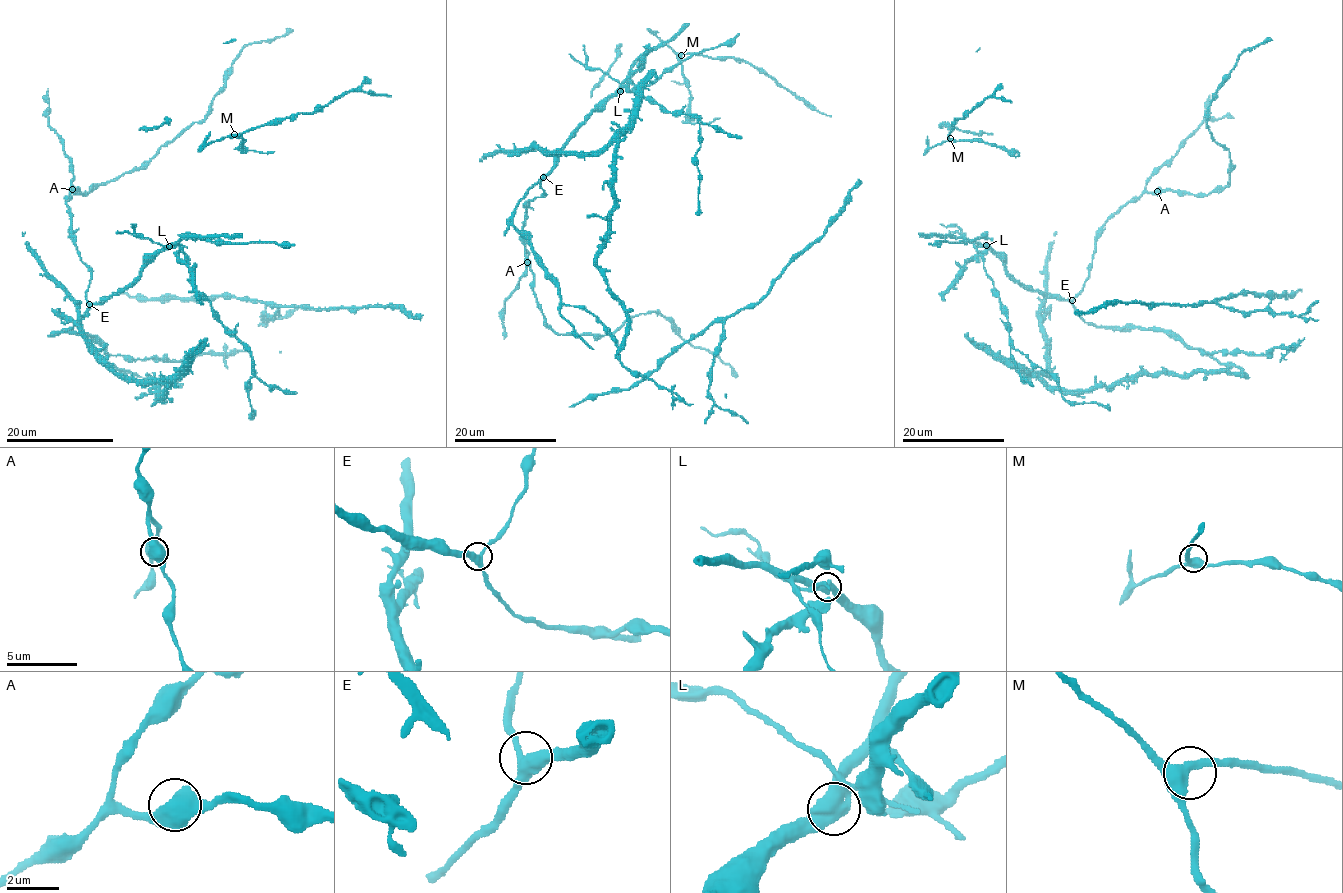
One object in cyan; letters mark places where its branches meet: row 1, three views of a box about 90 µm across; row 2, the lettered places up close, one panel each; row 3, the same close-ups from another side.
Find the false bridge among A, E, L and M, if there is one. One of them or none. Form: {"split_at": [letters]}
{"split_at": ["L"]}

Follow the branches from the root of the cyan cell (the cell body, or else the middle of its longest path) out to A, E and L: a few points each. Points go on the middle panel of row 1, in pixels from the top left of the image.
A: (533, 248), (513, 224), (513, 212), (524, 193), (542, 178), (545, 193), (527, 203), (522, 229), (527, 262)
E: (533, 248), (513, 224), (513, 212), (524, 193), (543, 177)
L: (533, 248), (513, 224), (517, 203), (551, 169), (555, 154), (569, 136), (620, 91)

